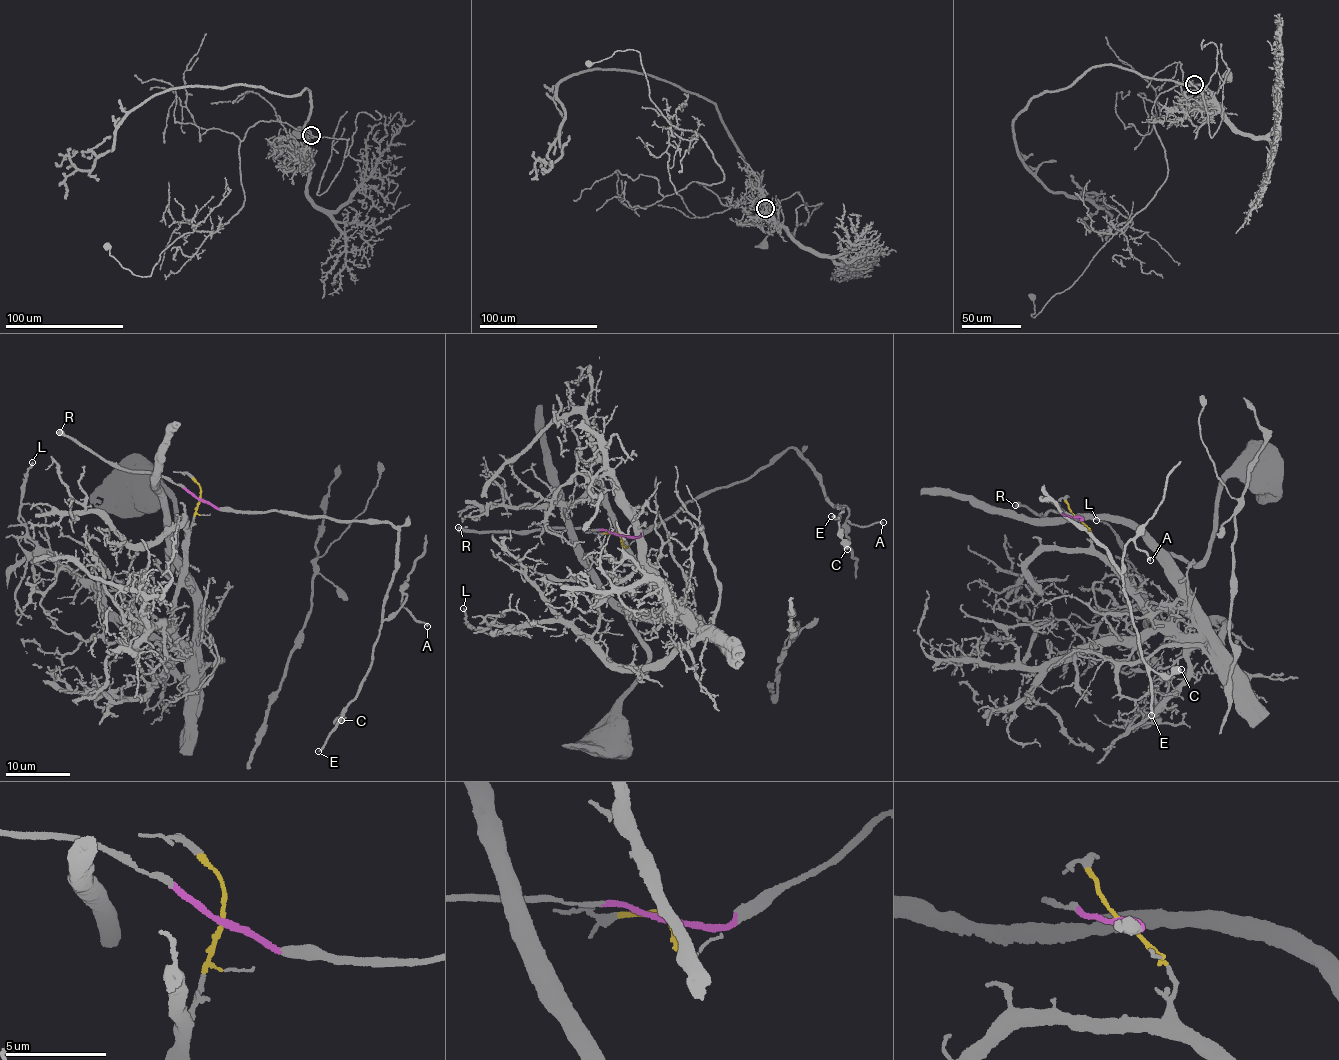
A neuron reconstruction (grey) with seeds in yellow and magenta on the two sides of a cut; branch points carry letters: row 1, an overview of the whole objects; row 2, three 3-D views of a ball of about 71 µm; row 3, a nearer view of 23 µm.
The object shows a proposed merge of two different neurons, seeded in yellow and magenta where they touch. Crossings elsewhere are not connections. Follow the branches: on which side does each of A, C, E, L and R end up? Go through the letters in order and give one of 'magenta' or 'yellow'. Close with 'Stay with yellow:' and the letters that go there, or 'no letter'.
A: magenta
C: magenta
E: magenta
L: yellow
R: magenta
Stay with yellow: L

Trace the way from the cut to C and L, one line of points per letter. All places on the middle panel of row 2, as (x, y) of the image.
C: (620, 535), (646, 534), (789, 448), (844, 508), (848, 549)
L: (619, 535), (660, 599), (700, 627), (662, 662), (615, 665), (559, 622), (475, 631), (464, 607)

